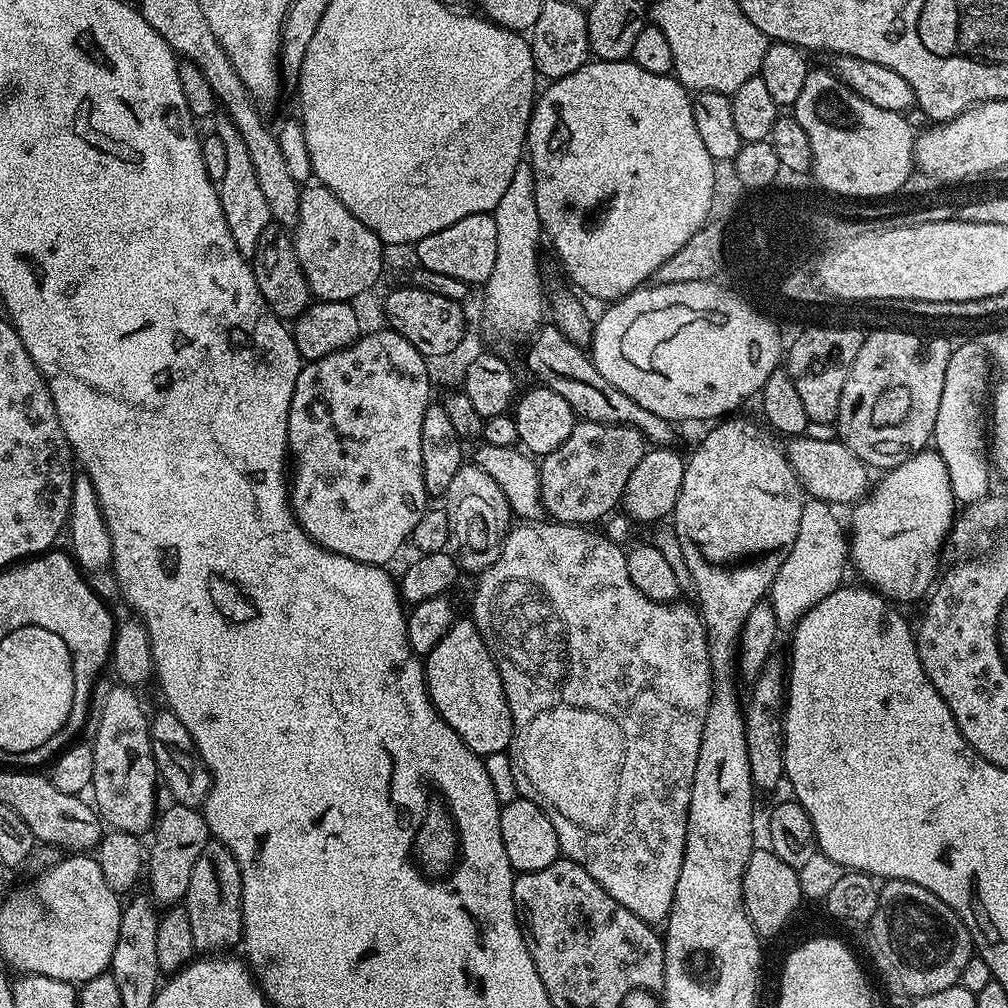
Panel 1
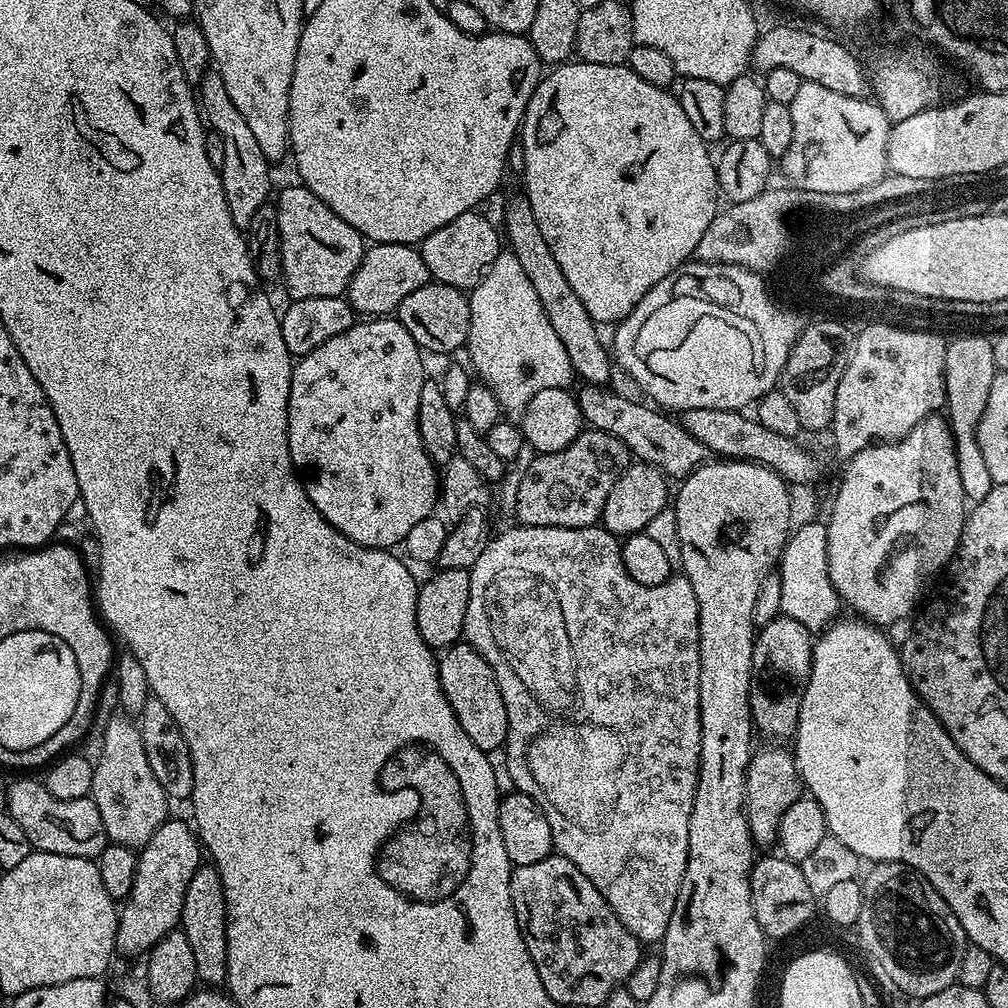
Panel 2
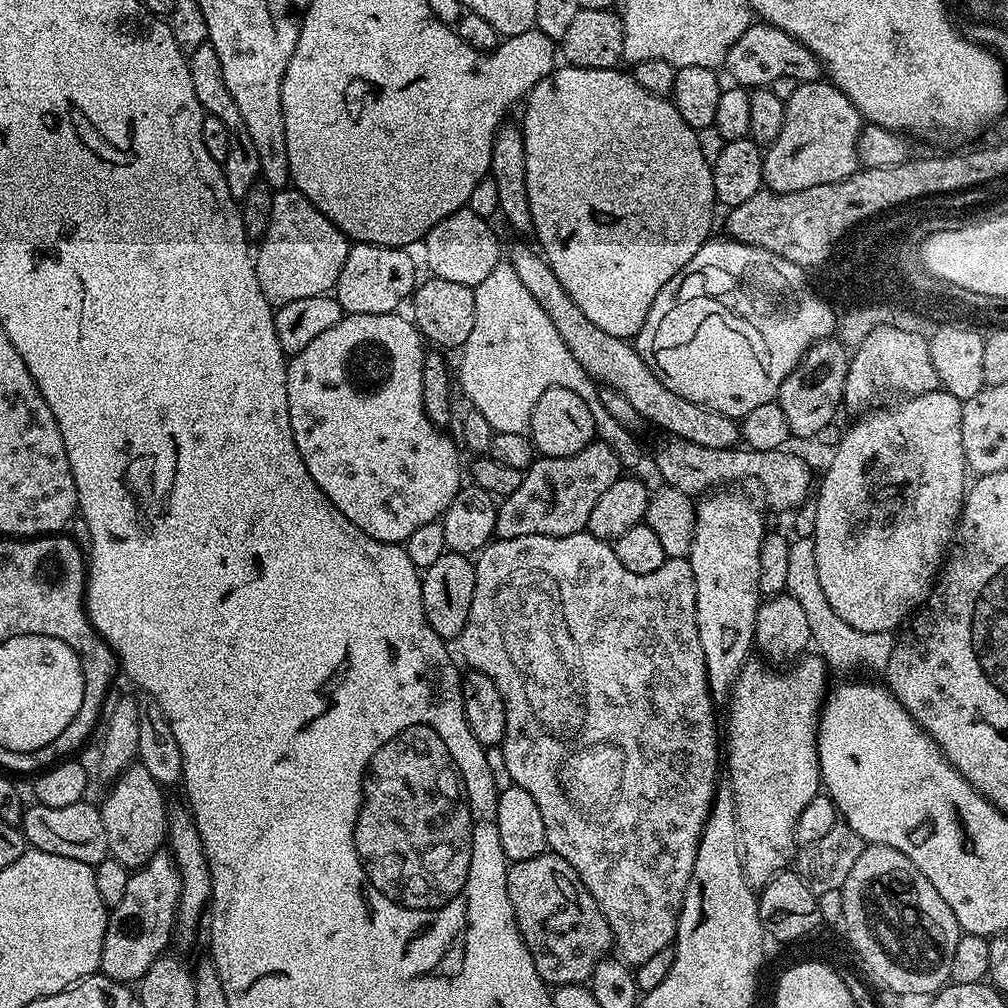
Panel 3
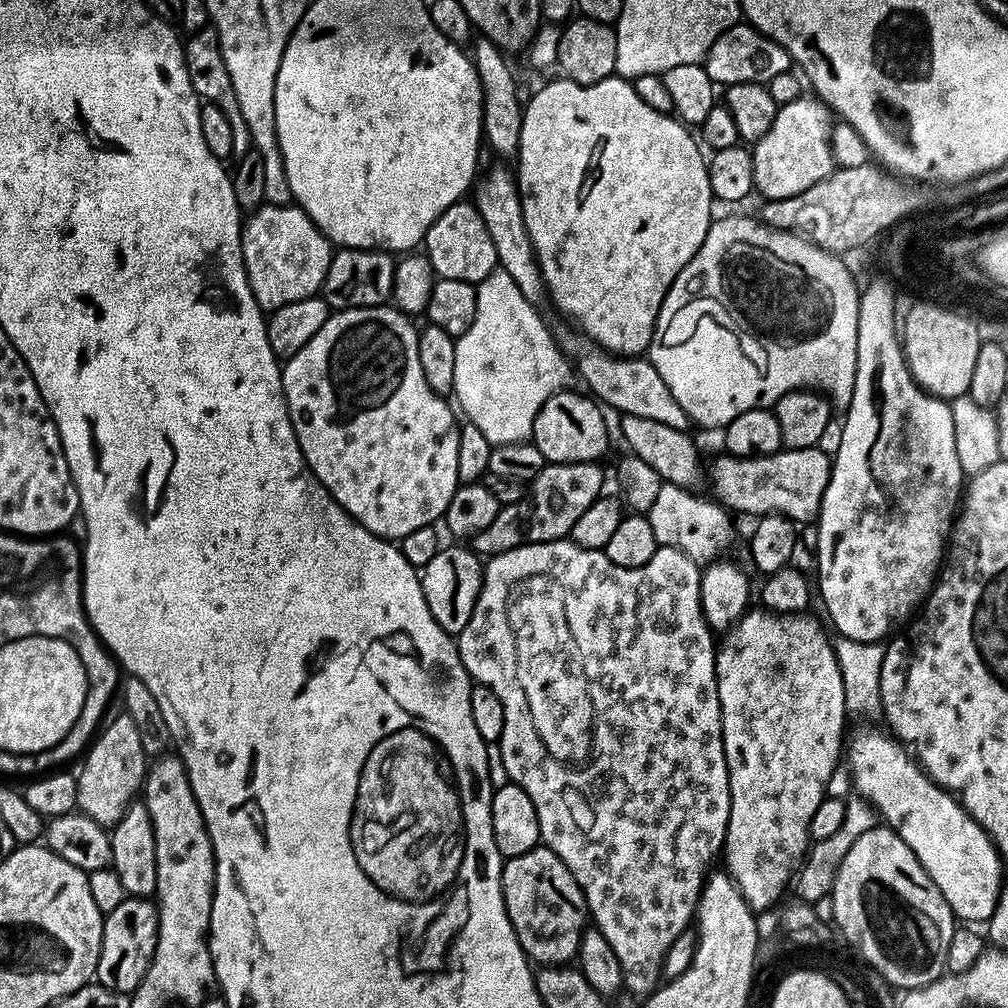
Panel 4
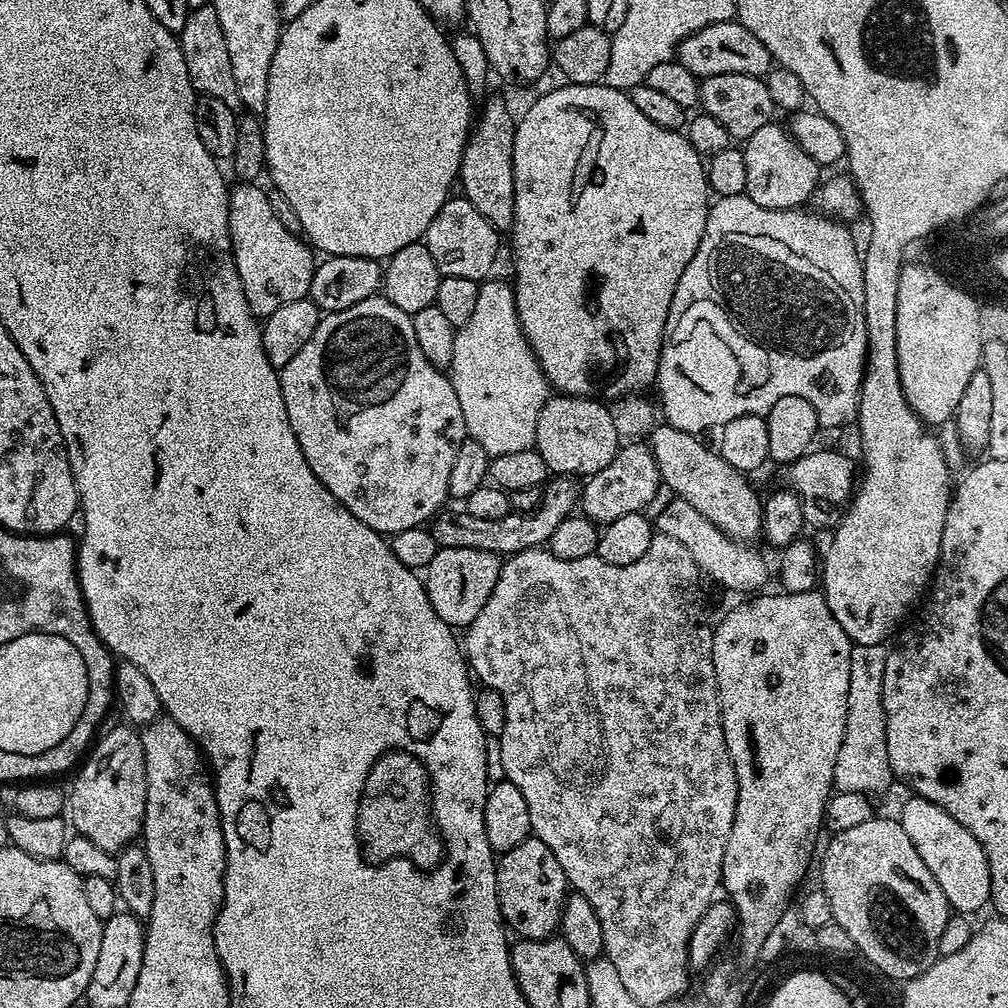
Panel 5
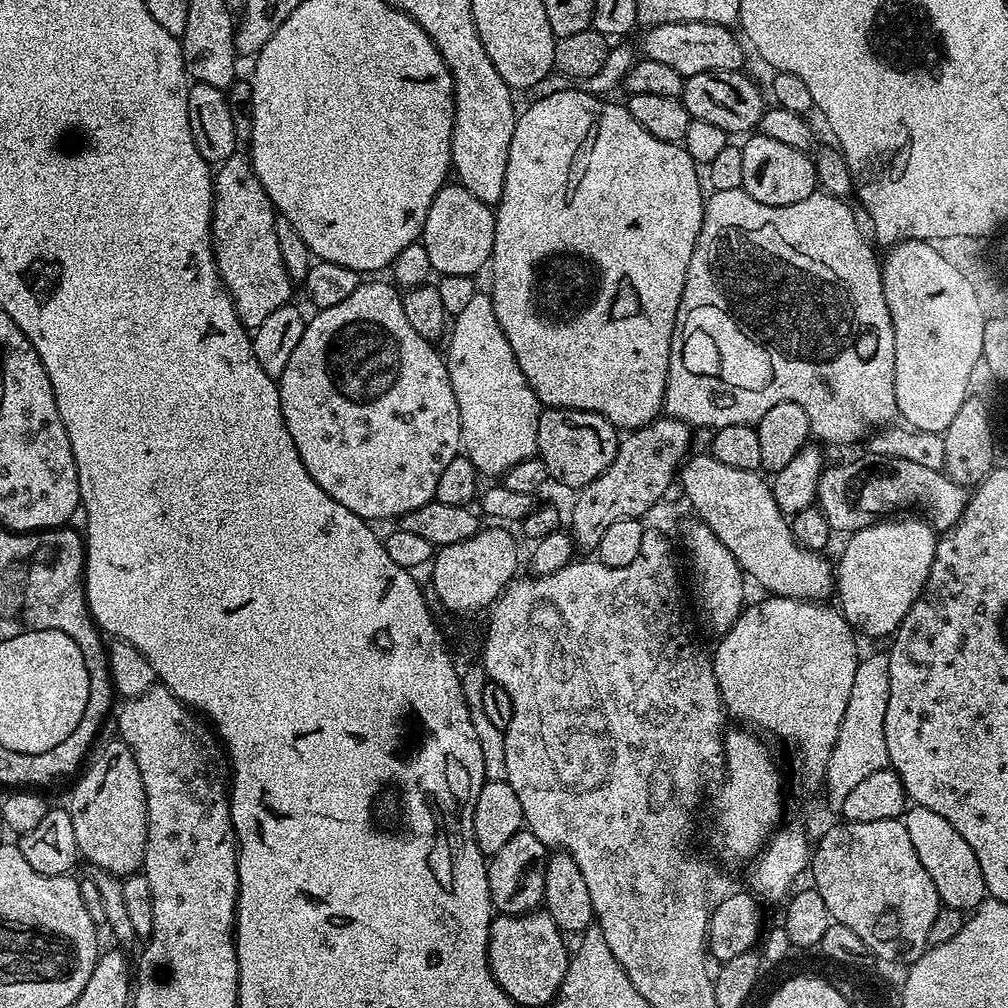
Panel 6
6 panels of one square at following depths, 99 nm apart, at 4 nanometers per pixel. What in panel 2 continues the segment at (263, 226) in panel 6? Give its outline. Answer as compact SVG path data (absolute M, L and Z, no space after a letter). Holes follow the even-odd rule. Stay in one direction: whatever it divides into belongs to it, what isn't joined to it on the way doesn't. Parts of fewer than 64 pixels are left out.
M303 186L284 188L280 197L274 200L278 214L278 234L280 235L280 274L282 284L288 287L292 300L302 298L322 298L323 296L344 296L348 290L351 276L359 268L366 251L364 236L350 222L342 222L318 194L314 194Z

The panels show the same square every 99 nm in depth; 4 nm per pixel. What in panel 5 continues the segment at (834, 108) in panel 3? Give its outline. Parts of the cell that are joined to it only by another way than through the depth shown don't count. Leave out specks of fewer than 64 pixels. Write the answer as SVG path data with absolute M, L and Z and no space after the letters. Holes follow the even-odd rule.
M773 122L762 126L755 134L743 141L742 151L746 158L746 194L758 206L767 208L799 208L813 199L821 183L821 165L804 153L787 127Z

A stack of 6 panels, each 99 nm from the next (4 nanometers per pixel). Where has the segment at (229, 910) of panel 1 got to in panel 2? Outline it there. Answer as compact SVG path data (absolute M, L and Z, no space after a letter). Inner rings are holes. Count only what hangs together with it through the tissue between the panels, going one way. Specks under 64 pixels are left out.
M201 863L200 868L190 878L190 886L186 886L186 898L182 902L182 914L179 927L186 934L186 942L190 942L190 951L194 953L196 979L204 986L220 986L227 981L226 974L226 898L222 878L211 863Z

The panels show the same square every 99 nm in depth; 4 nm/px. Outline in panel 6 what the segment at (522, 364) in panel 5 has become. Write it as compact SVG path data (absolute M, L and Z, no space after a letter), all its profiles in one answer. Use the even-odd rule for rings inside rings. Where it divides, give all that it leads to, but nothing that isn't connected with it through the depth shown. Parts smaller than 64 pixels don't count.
M477 290L462 314L454 317L447 340L446 363L458 402L463 455L468 457L477 473L503 477L510 466L537 455L540 400L508 349L492 313L492 297L487 291Z

